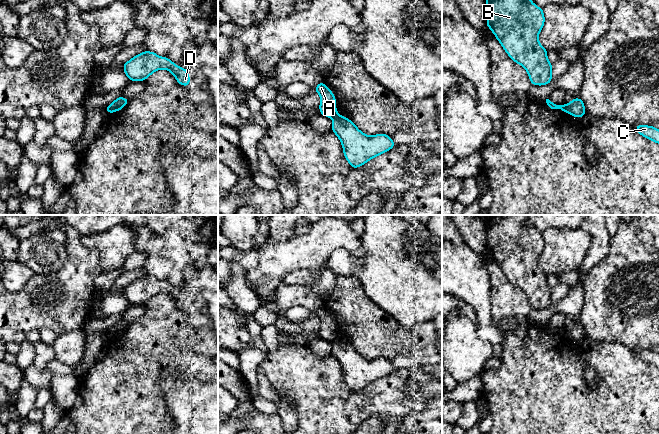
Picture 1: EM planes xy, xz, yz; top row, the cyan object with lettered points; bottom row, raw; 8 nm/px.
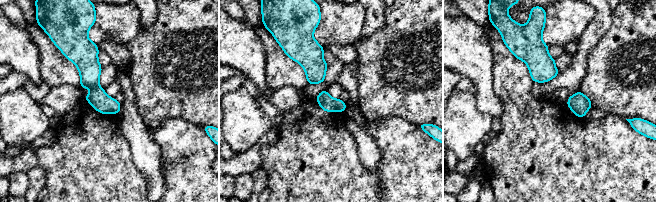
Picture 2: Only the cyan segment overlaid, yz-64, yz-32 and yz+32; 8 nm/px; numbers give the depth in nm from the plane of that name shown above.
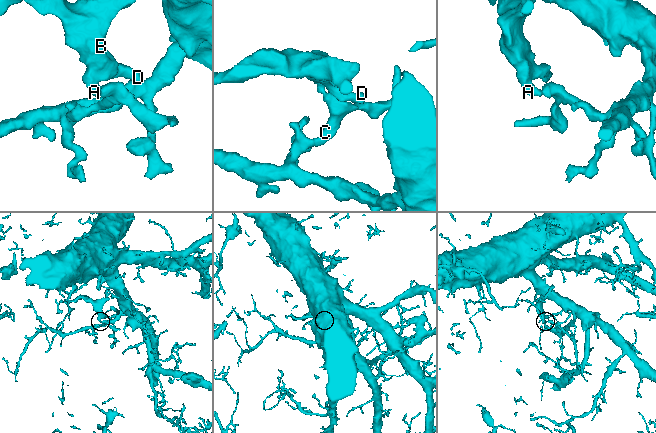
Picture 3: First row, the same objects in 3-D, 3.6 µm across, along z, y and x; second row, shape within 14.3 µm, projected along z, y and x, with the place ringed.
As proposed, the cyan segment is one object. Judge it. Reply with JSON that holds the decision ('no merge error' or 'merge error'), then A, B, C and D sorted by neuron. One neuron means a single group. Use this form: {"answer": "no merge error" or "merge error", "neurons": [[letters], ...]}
{"answer": "merge error", "neurons": [["A", "B", "D"], ["C"]]}

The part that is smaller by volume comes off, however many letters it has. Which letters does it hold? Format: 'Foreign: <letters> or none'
Foreign: A, B, D

